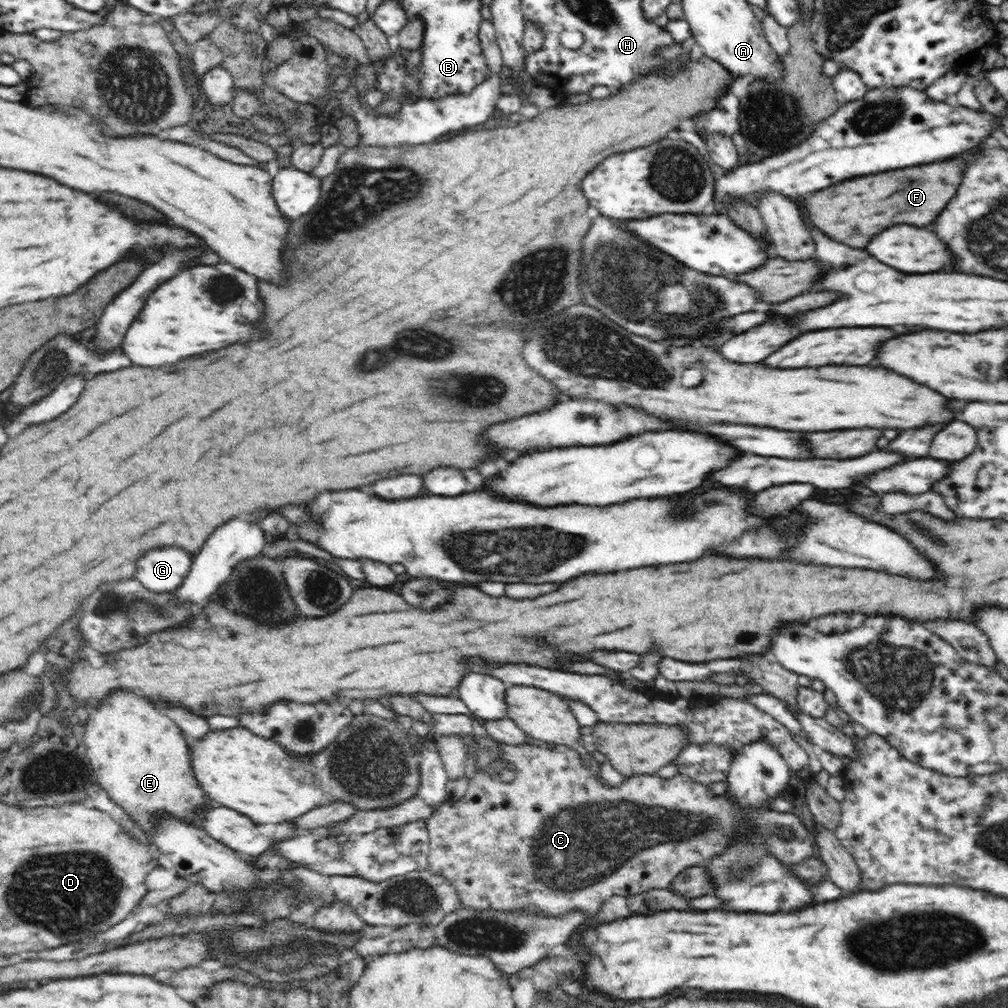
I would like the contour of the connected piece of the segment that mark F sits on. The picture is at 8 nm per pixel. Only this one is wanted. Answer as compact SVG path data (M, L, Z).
M970 150L946 162L922 164L914 168L890 170L844 180L842 184L834 184L820 192L816 191L812 198L806 196L808 202L797 206L800 210L806 208L810 222L832 240L838 240L852 248L866 248L876 234L894 224L912 224L912 226L932 224L946 208L946 204L956 196L966 164L972 158L974 152Z

